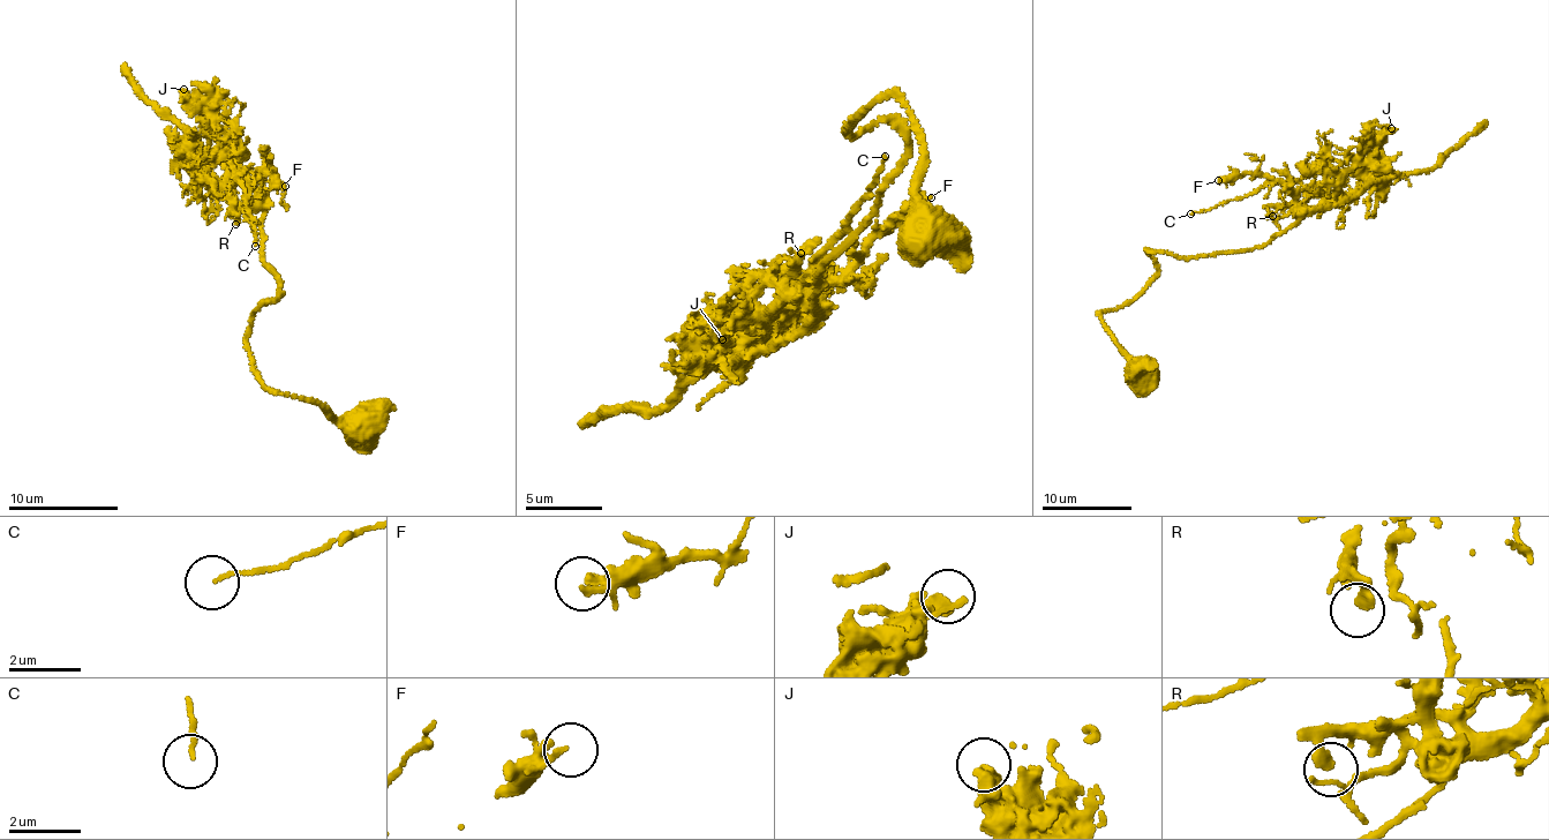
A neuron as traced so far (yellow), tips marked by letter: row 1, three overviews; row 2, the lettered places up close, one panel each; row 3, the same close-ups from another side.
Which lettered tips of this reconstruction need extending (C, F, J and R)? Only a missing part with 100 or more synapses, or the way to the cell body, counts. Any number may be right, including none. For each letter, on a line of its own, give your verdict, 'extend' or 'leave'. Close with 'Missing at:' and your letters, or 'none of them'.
C: leave
F: leave
J: leave
R: leave
Missing at: none of them

